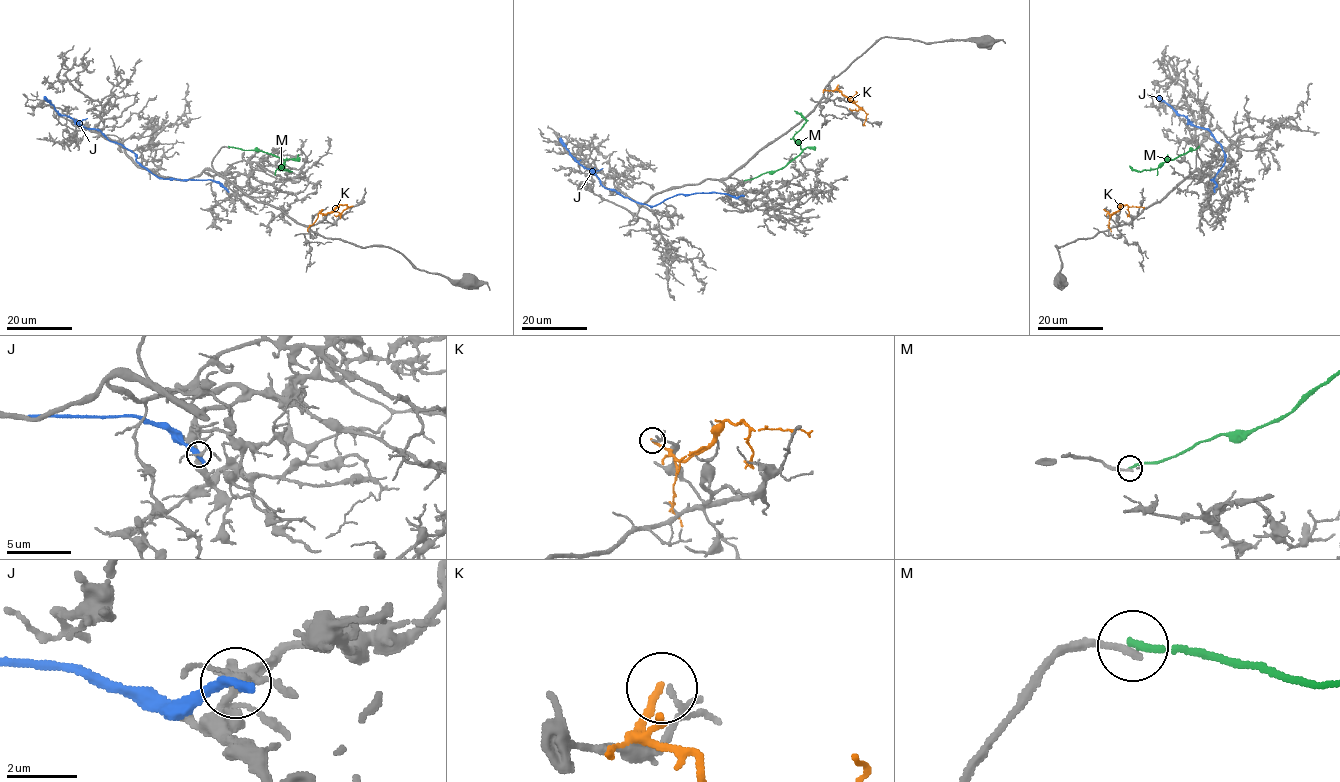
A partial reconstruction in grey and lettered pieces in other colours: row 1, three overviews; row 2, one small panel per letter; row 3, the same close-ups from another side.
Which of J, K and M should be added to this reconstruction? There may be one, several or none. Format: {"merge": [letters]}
{"merge": []}

